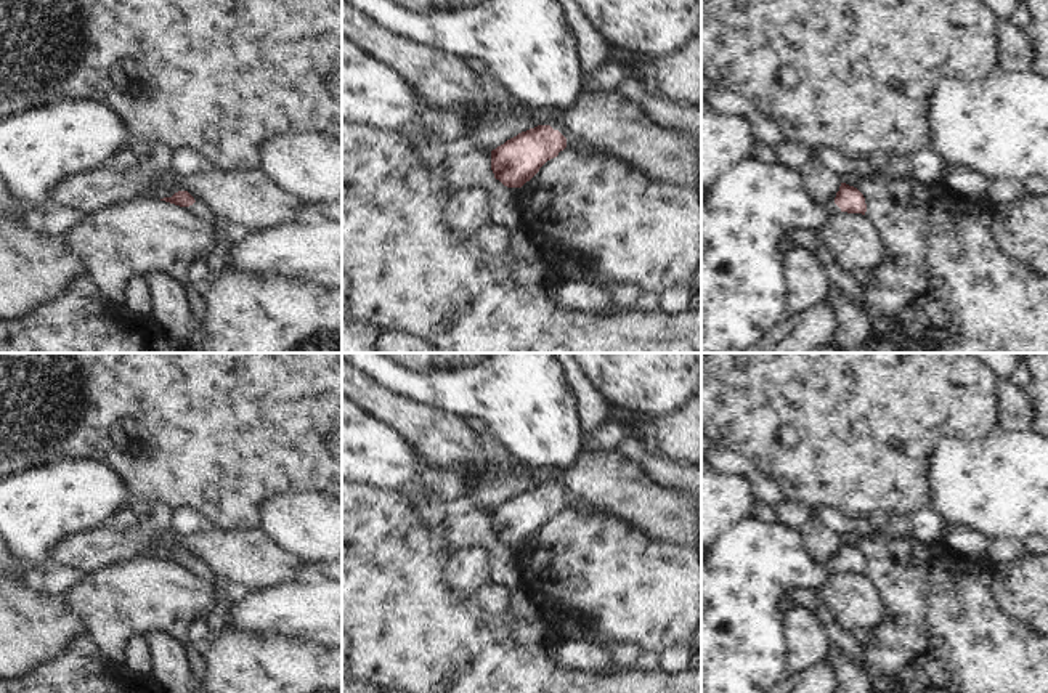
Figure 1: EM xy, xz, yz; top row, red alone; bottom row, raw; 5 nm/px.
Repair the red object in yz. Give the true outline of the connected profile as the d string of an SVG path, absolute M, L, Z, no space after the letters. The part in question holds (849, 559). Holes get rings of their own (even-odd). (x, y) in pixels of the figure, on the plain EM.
M759 518L748 520L717 536L708 545L709 557L701 565L701 693L769 693L786 679L785 614L778 605L793 587L822 587L839 571L867 571L863 553L841 542L835 561L818 565L809 550L807 534L785 525L766 525Z

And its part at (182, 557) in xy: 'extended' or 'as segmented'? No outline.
extended

